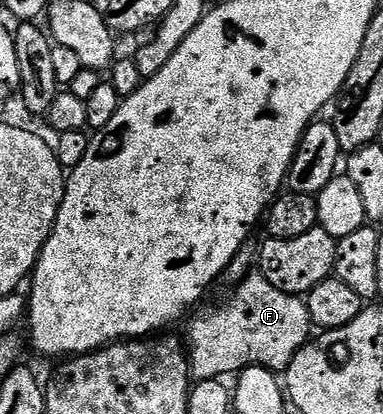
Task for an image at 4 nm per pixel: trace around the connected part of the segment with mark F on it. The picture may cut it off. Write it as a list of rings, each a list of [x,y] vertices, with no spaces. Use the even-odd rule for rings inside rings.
[[[258,273],[247,275],[230,295],[226,304],[205,310],[189,329],[187,348],[192,378],[223,379],[250,366],[284,372],[313,331],[306,302],[300,296],[281,293]]]

